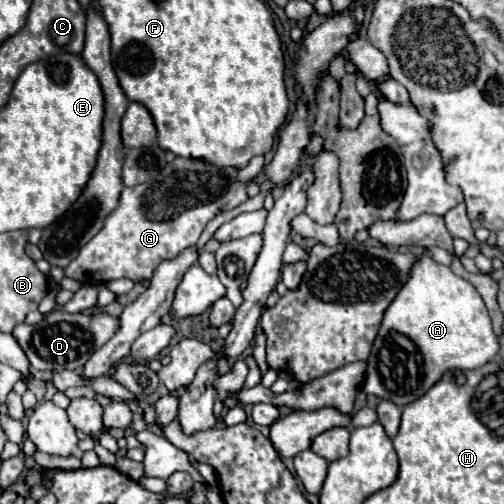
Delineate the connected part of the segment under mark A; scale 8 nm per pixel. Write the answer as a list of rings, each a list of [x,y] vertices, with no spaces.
[[[422,254],[410,268],[408,280],[384,312],[382,326],[372,346],[372,354],[368,358],[368,372],[364,390],[382,400],[390,400],[396,406],[404,406],[416,398],[420,398],[446,370],[454,370],[456,380],[462,384],[464,370],[474,370],[484,366],[498,352],[498,338],[492,332],[492,324],[486,312],[486,304],[464,278],[456,276],[448,266],[436,264],[432,256]]]

